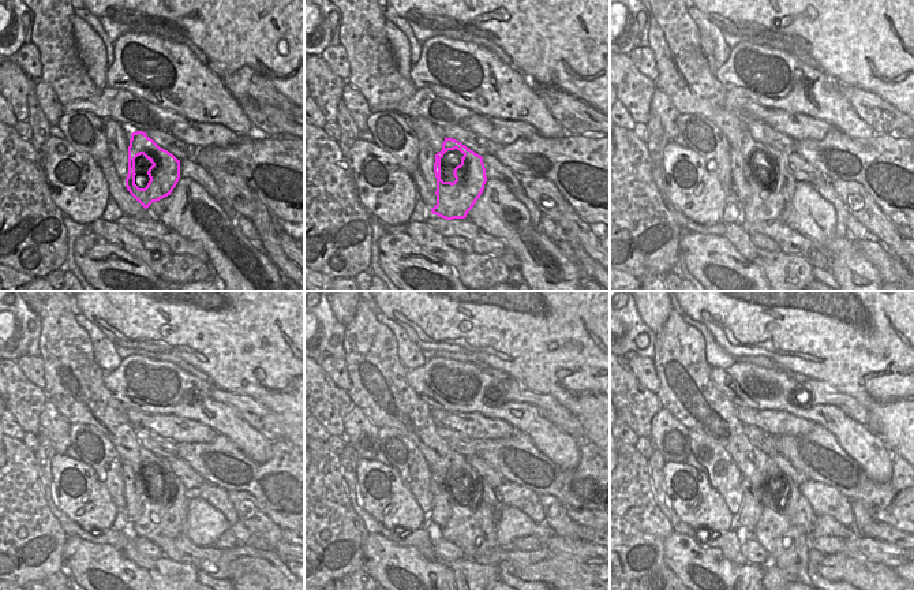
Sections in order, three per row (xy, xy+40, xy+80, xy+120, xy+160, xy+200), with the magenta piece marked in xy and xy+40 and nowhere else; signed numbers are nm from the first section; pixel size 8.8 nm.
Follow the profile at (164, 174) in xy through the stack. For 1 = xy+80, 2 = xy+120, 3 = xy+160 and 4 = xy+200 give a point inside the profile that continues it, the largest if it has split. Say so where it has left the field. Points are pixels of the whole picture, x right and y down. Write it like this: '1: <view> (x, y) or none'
1: xy+80 (764, 204)
2: xy+120 (167, 518)
3: xy+160 (472, 527)
4: xy+200 (786, 544)

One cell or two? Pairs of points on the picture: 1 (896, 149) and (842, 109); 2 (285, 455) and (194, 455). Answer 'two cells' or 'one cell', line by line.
1: two cells
2: one cell

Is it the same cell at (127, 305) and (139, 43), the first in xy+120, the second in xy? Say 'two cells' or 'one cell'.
two cells

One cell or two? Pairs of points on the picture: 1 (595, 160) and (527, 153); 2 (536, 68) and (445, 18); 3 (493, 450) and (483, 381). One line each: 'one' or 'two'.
1: one
2: one
3: two

